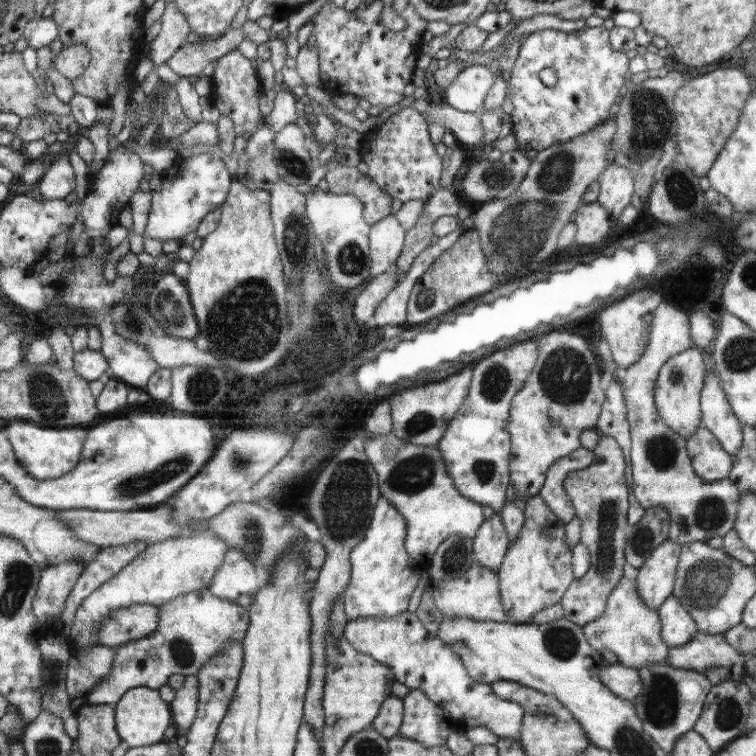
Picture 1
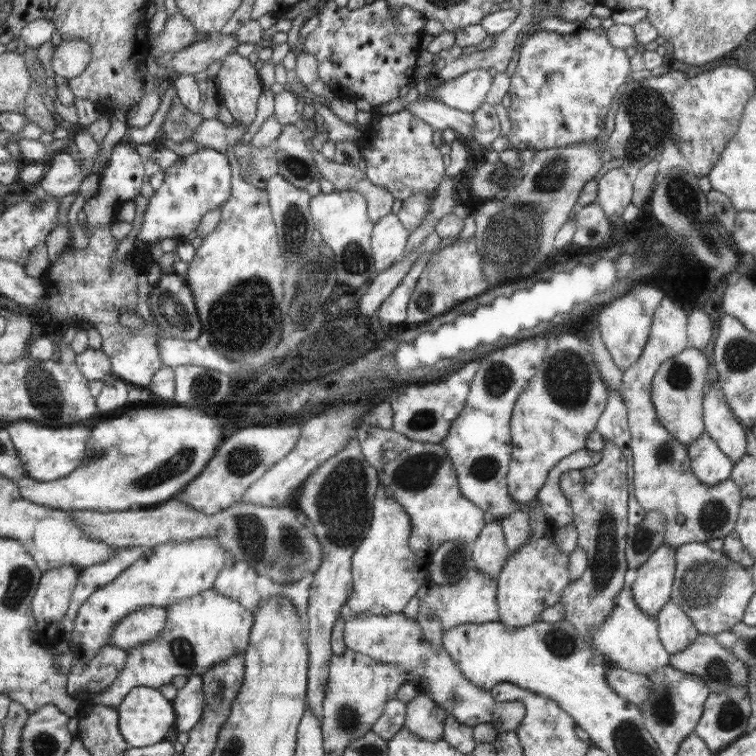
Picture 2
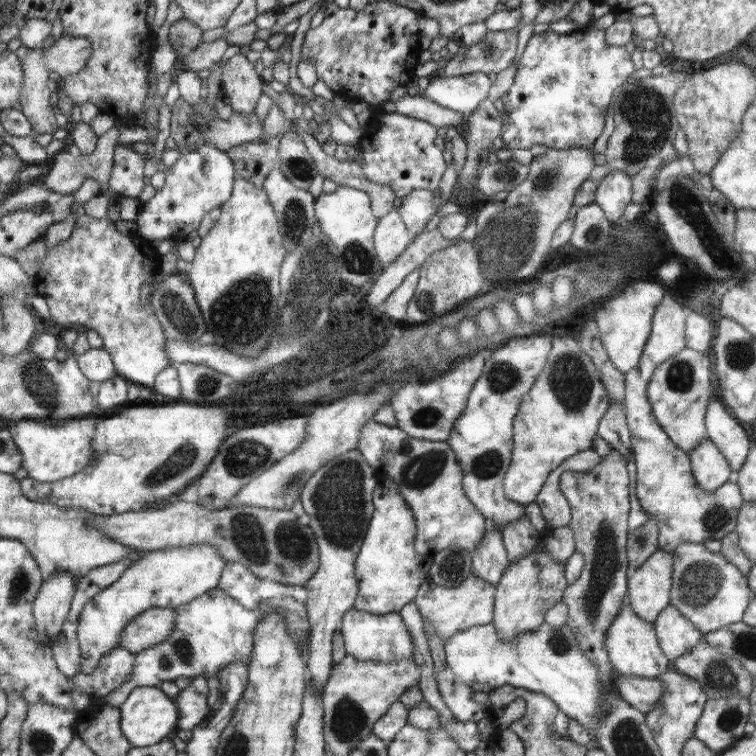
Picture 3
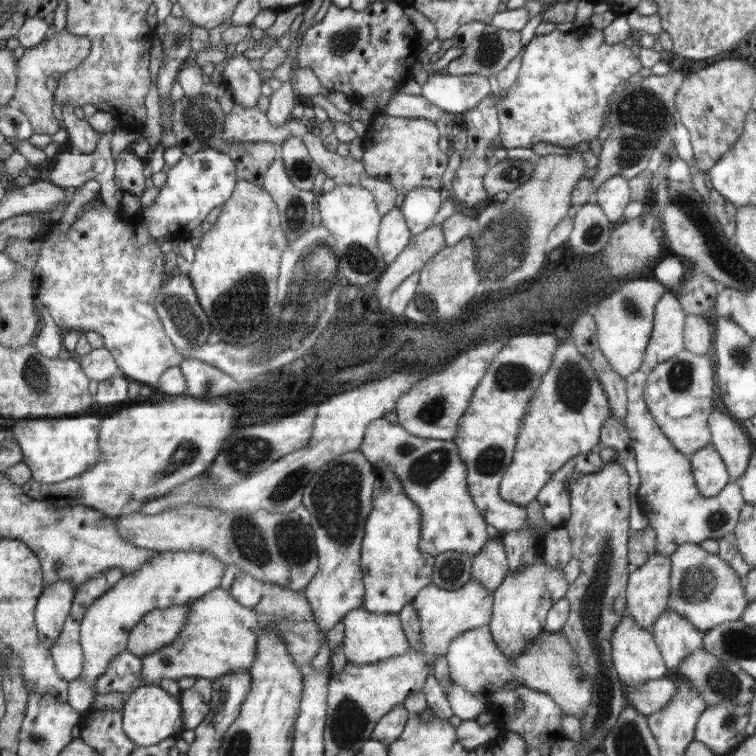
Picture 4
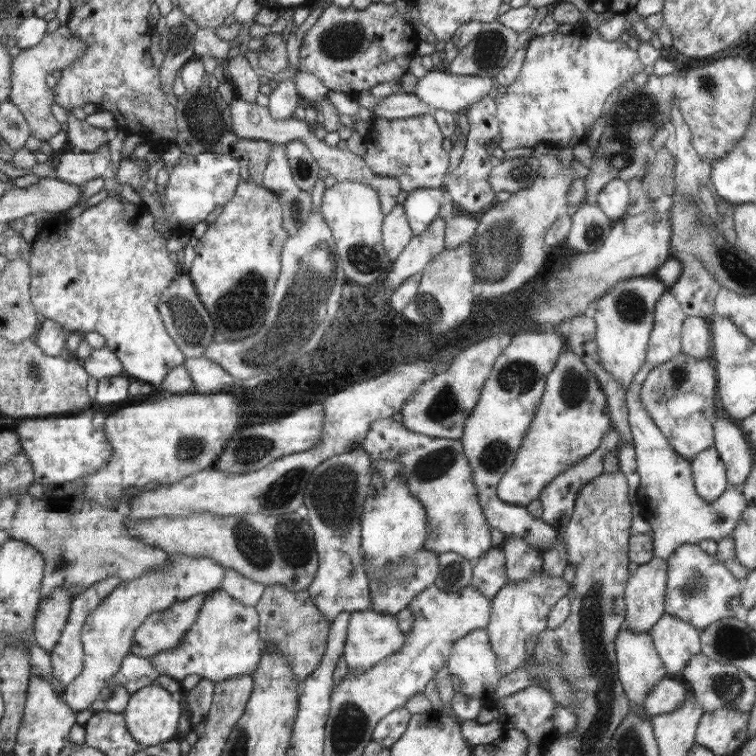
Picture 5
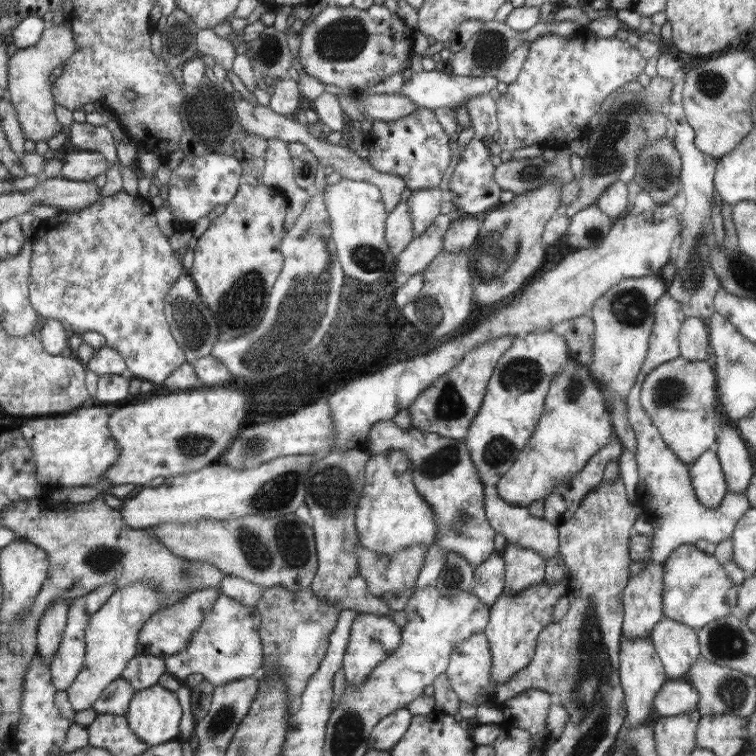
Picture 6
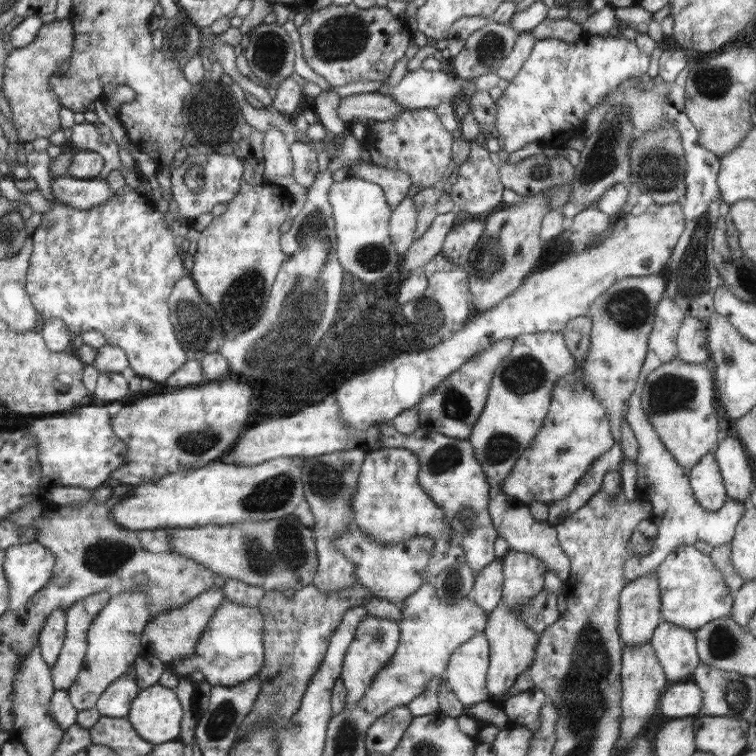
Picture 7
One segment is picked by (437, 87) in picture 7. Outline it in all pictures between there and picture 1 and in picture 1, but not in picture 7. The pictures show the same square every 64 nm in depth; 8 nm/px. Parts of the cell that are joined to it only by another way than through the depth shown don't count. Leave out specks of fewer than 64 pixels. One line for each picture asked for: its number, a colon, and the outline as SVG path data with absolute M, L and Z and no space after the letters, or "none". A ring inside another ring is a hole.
1: M467 66L463 72L457 74L451 86L447 86L441 92L441 96L453 108L477 114L485 106L485 100L495 84L495 78L497 74L493 74L489 66Z
2: M479 68L467 74L461 74L449 82L443 82L435 88L429 88L427 96L451 108L473 114L483 102L487 102L491 86L493 86L493 78L489 76L487 70Z
3: M483 72L449 76L449 78L445 78L443 74L435 74L431 76L425 88L427 98L463 114L471 114L473 110L477 110L477 106L491 94L493 94L493 84Z
4: M431 72L427 82L421 86L421 94L429 98L431 104L451 114L465 114L483 102L489 92L491 88L487 76L481 74L451 76L447 72Z
5: M433 68L425 76L417 78L413 94L427 102L433 110L459 112L483 100L491 88L491 78L457 76L445 72L445 68Z
6: M439 68L439 70L421 70L421 72L413 72L413 76L409 80L403 82L399 94L409 96L411 102L415 102L421 108L431 108L437 110L441 106L445 108L459 108L463 104L467 104L467 100L471 100L473 96L483 96L489 94L491 88L497 88L501 80L497 76L481 76L481 78L471 78L471 76L455 76L451 74L447 68Z

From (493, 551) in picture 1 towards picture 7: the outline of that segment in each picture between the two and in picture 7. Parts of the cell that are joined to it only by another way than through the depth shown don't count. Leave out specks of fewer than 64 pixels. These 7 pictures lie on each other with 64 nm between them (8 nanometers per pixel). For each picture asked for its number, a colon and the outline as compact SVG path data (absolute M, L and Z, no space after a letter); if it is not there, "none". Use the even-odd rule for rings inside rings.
2: M493 520L491 524L487 524L471 544L471 558L475 560L473 568L479 568L481 572L485 572L495 580L505 568L505 562L509 556L511 552L505 546L505 536L499 520Z
3: M495 526L493 532L485 532L483 540L479 542L479 546L475 546L475 550L471 550L471 554L473 554L471 556L473 574L497 586L501 576L505 574L505 568L509 568L511 564L509 554L503 546L499 526Z
4: M503 536L489 540L485 548L473 556L473 578L483 584L483 588L491 590L491 594L503 584L503 580L511 572L501 538Z
5: M491 546L485 556L473 560L473 588L491 600L509 582L505 562L507 560L501 546Z
6: M495 552L483 564L475 566L475 588L471 594L475 594L483 604L491 608L499 596L503 596L505 588L505 560L501 552Z
7: M497 558L485 568L481 568L481 572L475 578L475 588L469 592L467 598L471 598L475 604L479 604L489 614L503 600L503 584L505 584L503 562L501 558Z

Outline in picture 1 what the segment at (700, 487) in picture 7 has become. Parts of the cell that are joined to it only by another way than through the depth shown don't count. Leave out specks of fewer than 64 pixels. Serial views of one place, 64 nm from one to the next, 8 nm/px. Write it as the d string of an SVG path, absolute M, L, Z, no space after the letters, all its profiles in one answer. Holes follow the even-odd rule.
M699 428L687 438L687 454L693 464L693 472L707 482L729 478L733 468L733 456L729 456L719 440L713 438L707 428Z

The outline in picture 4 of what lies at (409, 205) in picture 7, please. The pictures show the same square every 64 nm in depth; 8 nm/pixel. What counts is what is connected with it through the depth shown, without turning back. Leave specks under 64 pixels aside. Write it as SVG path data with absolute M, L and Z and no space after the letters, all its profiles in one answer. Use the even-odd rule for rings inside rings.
M393 208L389 214L383 216L379 226L379 248L387 264L391 264L411 242L413 232L409 230L401 208Z

